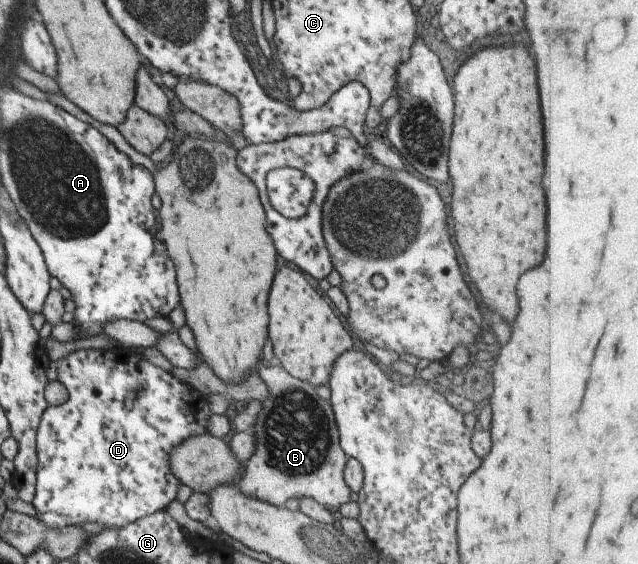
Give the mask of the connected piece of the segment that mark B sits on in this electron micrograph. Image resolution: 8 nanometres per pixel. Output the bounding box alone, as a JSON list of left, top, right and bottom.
[238,362,352,513]

